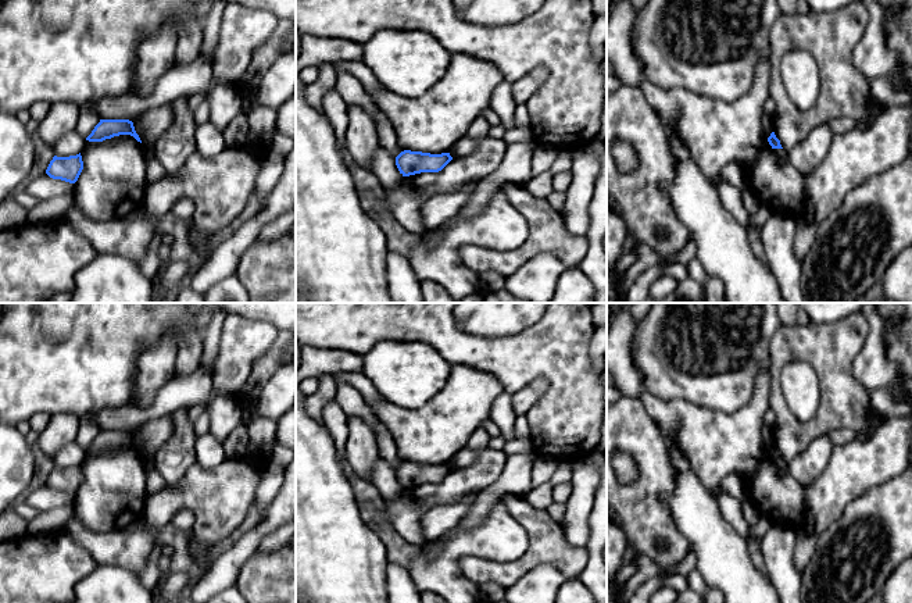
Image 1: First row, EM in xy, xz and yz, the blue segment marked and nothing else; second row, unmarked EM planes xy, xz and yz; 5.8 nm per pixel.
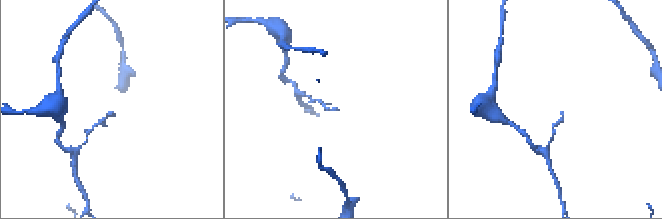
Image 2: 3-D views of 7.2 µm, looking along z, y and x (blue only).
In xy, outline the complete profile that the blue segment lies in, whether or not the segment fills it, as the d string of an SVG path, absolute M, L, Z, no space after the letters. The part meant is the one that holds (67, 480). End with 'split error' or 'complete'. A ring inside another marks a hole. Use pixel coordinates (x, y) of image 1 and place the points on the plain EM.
M81 464L69 468L54 467L46 481L46 485L53 490L61 490L69 495L75 495L82 481L83 472Z | complete

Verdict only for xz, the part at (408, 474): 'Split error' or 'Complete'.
Complete

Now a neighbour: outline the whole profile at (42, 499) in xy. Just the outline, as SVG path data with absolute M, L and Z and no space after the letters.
M43 485L35 490L29 490L22 500L39 513L60 507L72 509L74 506L74 495L61 490L53 490L47 485Z

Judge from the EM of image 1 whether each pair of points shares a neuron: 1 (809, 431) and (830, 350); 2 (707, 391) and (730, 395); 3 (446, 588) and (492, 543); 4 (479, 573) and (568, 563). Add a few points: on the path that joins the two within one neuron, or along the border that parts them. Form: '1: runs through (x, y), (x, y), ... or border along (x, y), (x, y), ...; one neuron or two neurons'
1: runs through (829, 411), (830, 370); one neuron
2: runs through (712, 391), (725, 391); one neuron
3: runs through (446, 570), (447, 562), (467, 542), (474, 542); one neuron
4: runs through (501, 571), (514, 571), (533, 556), (546, 556); one neuron

